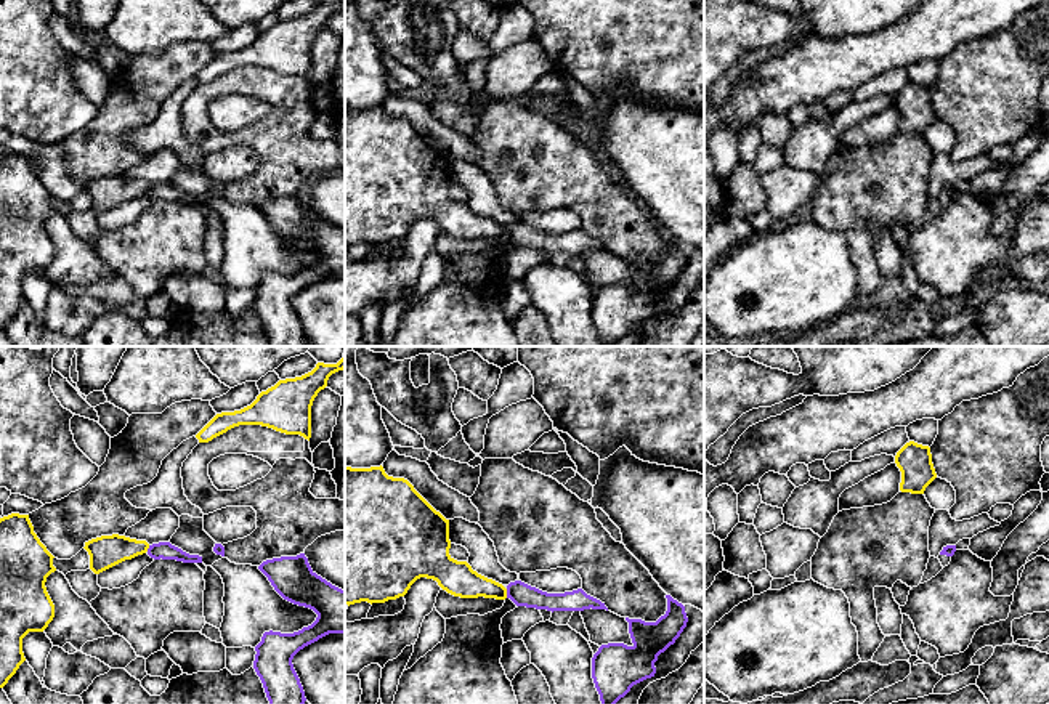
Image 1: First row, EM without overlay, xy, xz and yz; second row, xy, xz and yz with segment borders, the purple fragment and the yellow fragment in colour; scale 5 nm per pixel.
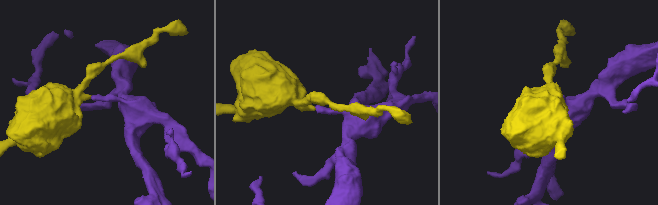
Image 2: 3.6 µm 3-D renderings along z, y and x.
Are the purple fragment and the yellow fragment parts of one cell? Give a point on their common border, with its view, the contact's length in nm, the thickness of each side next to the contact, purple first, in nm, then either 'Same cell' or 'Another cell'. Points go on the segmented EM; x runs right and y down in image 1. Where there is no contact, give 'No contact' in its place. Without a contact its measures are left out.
Touches purple at xz (507, 594). Shared border 50 nm. Thickness 120 nm (purple) against 160 nm. Another cell

